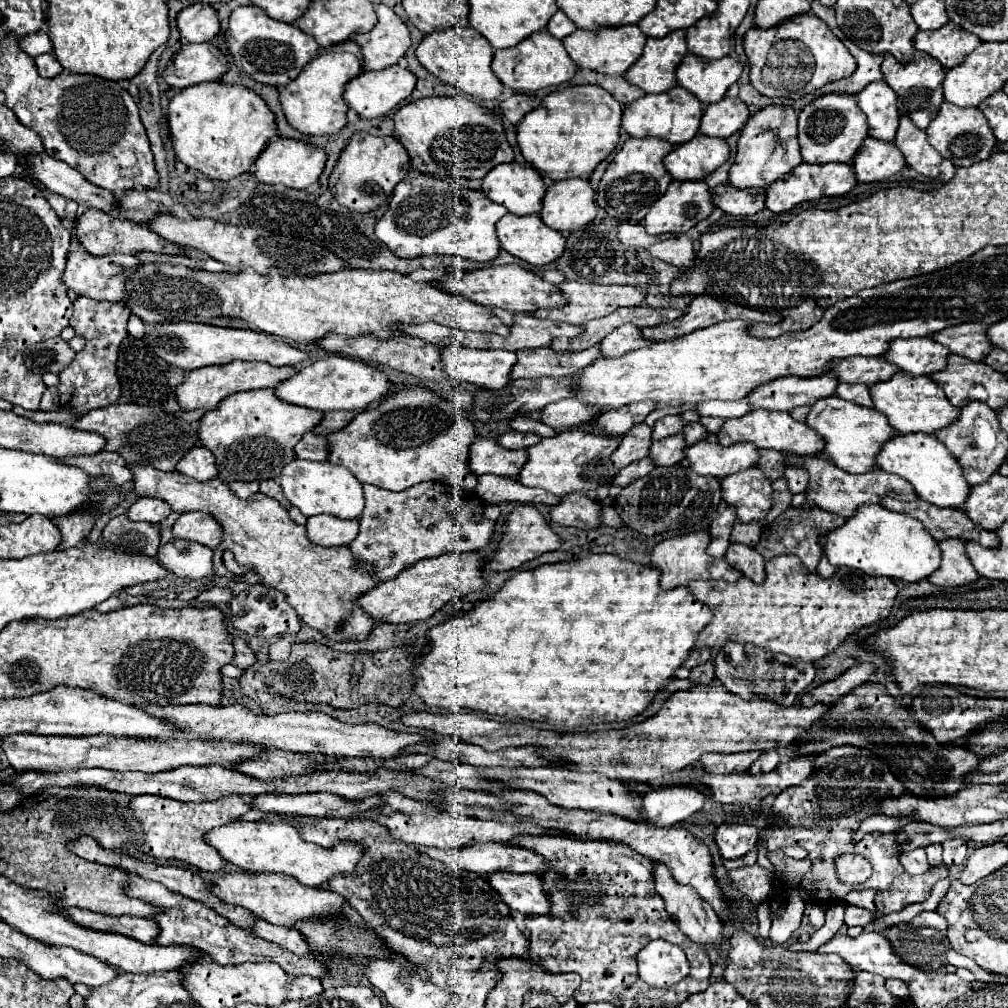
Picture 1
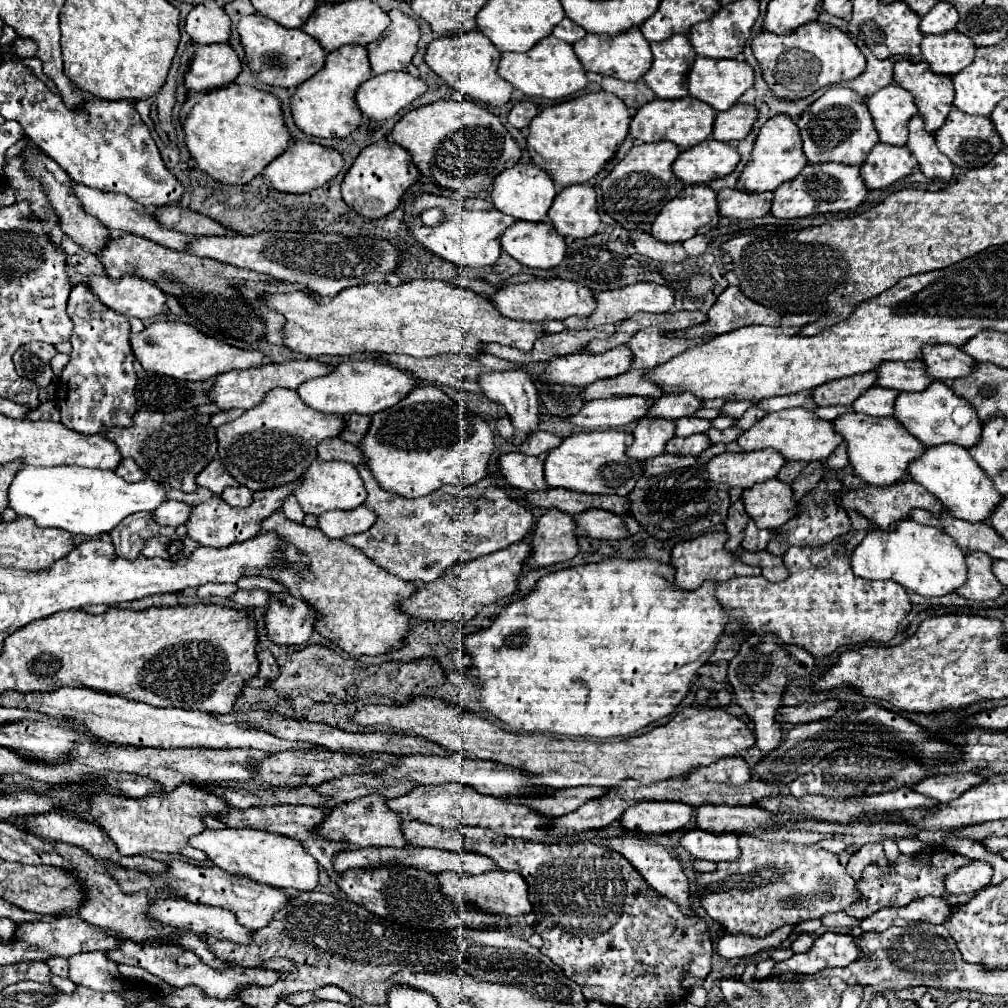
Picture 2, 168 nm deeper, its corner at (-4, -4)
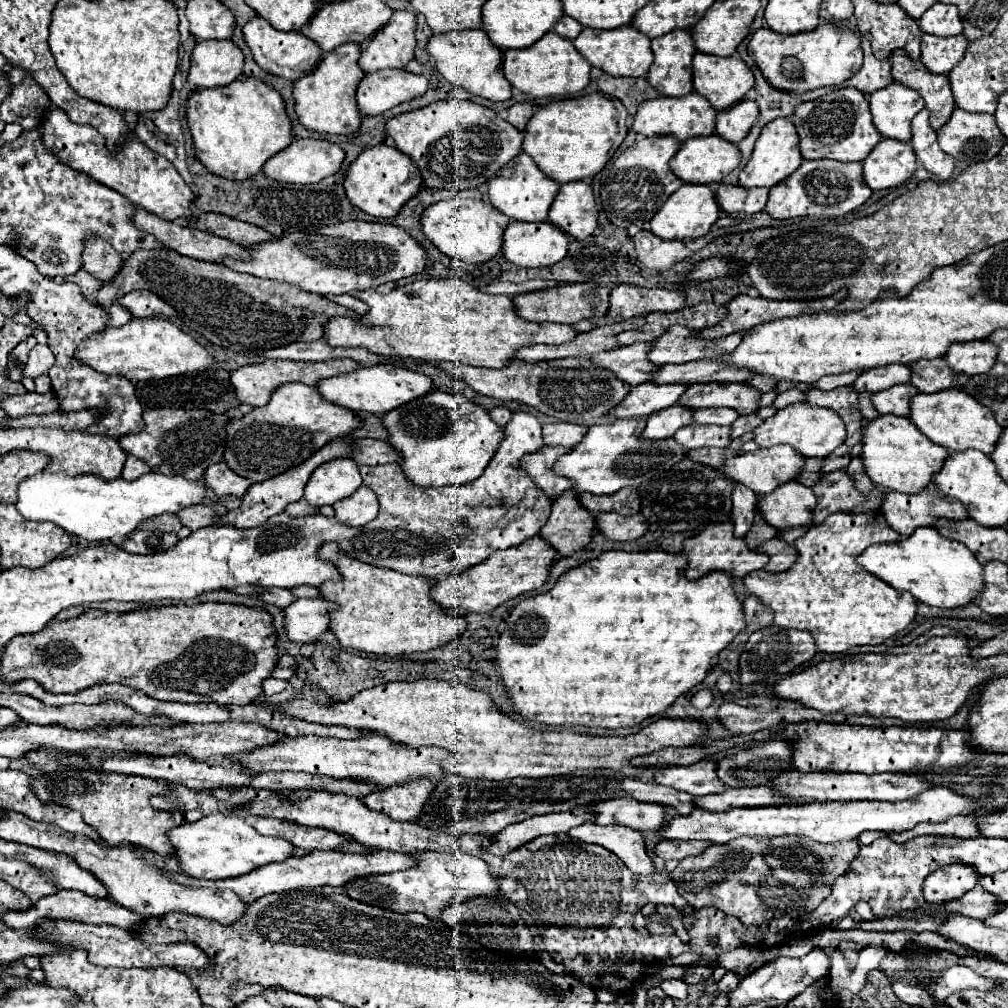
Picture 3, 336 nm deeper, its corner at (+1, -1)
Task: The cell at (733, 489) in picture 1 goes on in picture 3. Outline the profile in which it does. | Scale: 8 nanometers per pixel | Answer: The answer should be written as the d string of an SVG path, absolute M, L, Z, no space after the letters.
M787 481L779 485L773 493L759 499L757 509L761 511L765 523L775 529L789 529L799 525L809 525L817 497L813 491L797 481Z

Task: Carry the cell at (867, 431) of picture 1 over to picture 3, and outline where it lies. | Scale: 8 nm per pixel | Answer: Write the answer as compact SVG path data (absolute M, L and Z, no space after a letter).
M879 415L861 421L861 461L865 473L875 485L899 493L919 493L931 483L931 475L939 471L949 451L931 443L907 417Z

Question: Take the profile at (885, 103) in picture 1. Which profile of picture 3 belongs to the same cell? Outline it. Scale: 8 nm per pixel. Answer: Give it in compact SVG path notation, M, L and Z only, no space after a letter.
M891 83L871 93L869 103L877 131L897 141L911 139L911 119L925 107L921 95L901 83Z

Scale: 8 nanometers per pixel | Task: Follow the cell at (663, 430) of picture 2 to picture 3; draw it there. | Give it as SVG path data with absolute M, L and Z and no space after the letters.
M673 405L669 409L661 409L657 413L651 413L647 417L647 425L643 429L643 437L651 441L661 441L673 437L673 433L685 425L693 423L691 421L691 409Z

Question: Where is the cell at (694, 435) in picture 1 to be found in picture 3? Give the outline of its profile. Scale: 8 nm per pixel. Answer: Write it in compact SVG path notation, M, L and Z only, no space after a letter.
M741 415L741 417L731 425L731 437L733 437L733 439L735 439L735 437L741 437L743 433L753 431L759 423L761 423L761 419L755 417L755 415Z

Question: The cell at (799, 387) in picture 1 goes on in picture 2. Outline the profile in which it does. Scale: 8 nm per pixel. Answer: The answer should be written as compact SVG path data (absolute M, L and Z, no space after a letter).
M864 372L858 376L848 376L846 380L832 380L830 384L822 384L822 388L814 388L814 402L818 406L852 404L868 388L876 386L876 380L878 372Z

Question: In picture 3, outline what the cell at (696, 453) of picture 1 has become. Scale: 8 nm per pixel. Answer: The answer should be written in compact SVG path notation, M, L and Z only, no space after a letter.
M775 445L775 447L769 447L769 449L757 449L753 453L741 453L741 455L725 457L723 467L721 467L721 475L733 479L735 483L745 485L747 489L755 491L757 495L767 495L777 485L795 479L797 473L801 471L801 467L803 467L803 455L799 455L789 445Z

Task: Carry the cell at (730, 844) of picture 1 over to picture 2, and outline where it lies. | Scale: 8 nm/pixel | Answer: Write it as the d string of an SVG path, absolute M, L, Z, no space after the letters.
M688 830L680 838L680 846L688 850L692 858L728 862L738 858L738 836L734 834L710 834L704 830Z

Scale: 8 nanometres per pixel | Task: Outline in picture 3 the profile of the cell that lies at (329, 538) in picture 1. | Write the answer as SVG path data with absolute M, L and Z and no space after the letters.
M361 485L351 497L337 501L333 509L339 523L345 523L349 527L363 527L377 517L379 501L371 489Z

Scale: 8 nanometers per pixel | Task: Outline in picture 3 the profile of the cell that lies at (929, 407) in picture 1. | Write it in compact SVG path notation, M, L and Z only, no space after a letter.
M943 389L941 393L917 393L913 401L909 401L909 407L909 419L915 423L915 427L927 439L945 447L947 451L977 449L989 455L1001 435L1001 425L997 425L993 413L959 389Z

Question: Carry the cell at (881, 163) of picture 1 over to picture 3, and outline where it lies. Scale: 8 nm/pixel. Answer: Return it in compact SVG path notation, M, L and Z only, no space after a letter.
M881 139L863 161L863 177L873 191L901 185L915 169L917 157L911 145L895 139Z

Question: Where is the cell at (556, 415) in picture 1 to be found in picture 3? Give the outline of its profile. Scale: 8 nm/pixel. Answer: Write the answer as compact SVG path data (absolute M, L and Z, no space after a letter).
M651 383L635 385L631 387L629 395L623 401L619 401L619 405L615 405L607 415L617 419L647 417L653 411L675 405L685 387L687 385L651 385Z

